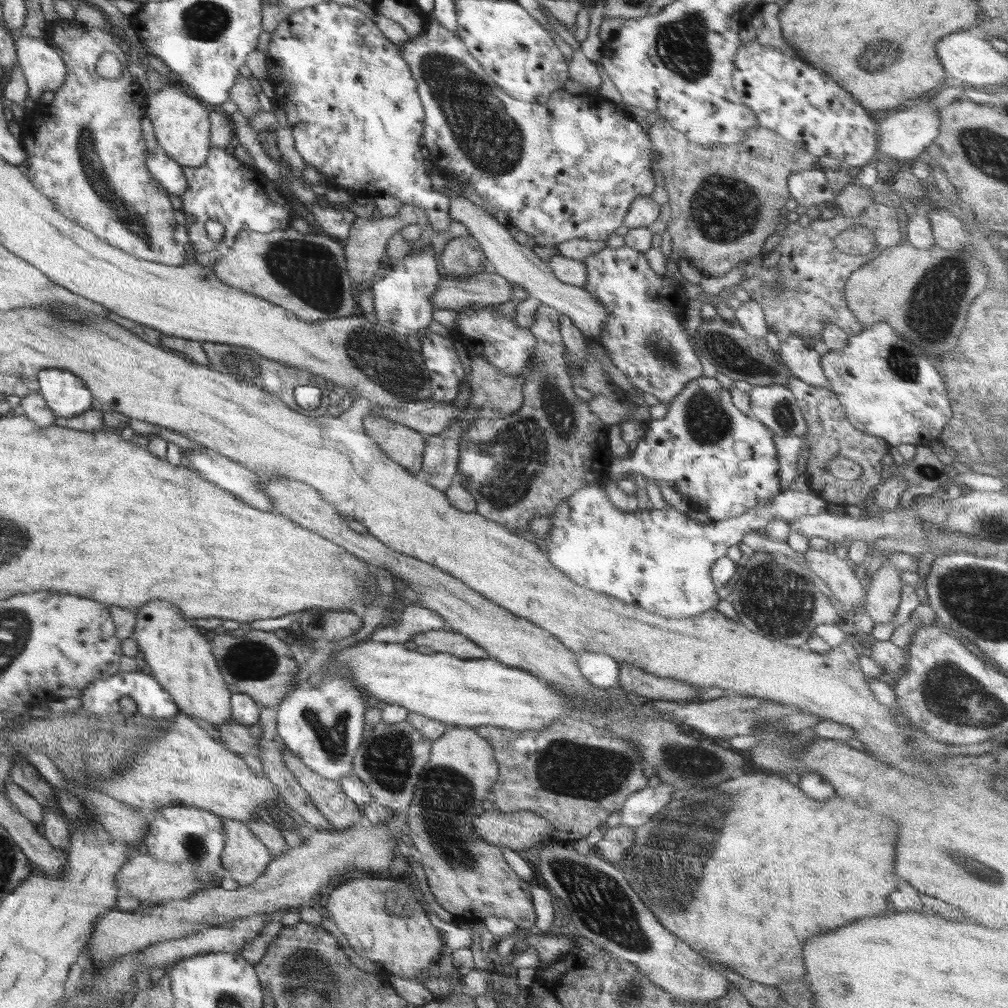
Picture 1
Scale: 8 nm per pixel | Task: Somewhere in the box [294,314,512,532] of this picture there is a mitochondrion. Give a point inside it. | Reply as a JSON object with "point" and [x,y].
{"point":[386,361]}

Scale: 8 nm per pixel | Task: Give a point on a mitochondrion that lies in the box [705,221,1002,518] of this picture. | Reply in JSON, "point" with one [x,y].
{"point":[935,302]}

